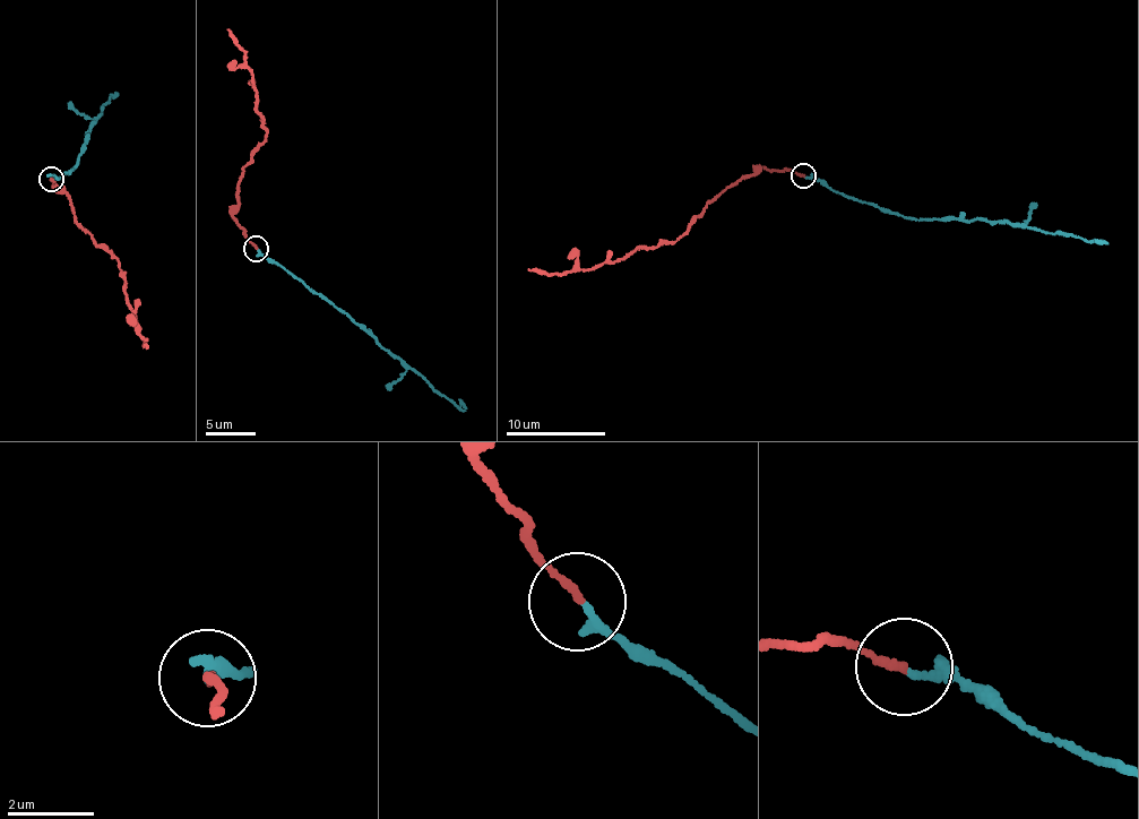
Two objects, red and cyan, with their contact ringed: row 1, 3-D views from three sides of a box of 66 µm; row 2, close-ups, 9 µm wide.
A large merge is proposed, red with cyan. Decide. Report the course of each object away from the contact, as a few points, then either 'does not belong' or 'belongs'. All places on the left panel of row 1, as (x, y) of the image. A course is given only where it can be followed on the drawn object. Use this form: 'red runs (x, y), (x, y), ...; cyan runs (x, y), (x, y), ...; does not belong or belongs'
red runs (50, 179), (54, 187), (70, 196), (79, 224), (101, 248), (117, 257), (139, 334), (147, 339), (146, 347); cyan runs (52, 178), (61, 178), (76, 165), (95, 119), (117, 93); belongs

